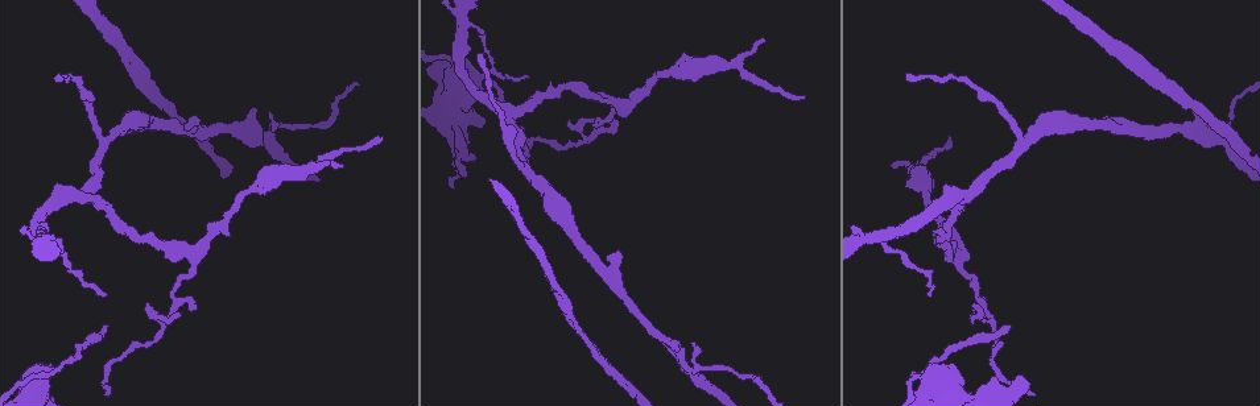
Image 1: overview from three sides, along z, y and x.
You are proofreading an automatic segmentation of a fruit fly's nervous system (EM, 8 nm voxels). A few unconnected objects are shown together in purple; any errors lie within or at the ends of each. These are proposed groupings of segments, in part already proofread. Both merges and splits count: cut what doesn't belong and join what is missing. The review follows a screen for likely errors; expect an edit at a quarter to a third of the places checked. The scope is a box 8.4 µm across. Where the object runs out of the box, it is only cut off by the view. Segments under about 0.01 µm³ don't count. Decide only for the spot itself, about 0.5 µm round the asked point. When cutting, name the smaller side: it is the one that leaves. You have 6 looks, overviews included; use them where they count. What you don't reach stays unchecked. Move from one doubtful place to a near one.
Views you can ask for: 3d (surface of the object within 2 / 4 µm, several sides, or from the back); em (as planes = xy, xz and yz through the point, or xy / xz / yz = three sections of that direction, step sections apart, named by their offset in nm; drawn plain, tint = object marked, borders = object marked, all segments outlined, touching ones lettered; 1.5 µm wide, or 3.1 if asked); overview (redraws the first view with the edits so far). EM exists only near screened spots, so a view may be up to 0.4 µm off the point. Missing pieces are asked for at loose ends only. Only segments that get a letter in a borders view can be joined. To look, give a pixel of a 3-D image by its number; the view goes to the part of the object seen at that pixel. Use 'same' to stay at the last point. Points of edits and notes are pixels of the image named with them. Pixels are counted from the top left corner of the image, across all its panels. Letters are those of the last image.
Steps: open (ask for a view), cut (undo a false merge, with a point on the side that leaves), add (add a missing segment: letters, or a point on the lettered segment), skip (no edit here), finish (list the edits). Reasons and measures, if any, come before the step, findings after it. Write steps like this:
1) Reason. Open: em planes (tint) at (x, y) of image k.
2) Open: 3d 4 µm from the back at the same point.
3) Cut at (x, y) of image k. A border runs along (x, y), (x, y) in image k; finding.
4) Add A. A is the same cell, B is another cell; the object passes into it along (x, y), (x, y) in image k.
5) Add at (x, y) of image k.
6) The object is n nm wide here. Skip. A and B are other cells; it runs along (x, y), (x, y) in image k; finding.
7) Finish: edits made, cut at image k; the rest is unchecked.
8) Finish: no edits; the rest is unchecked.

Side arm on a straight run. Open: em xz step 4 (tint) at (684, 359) of image 1.

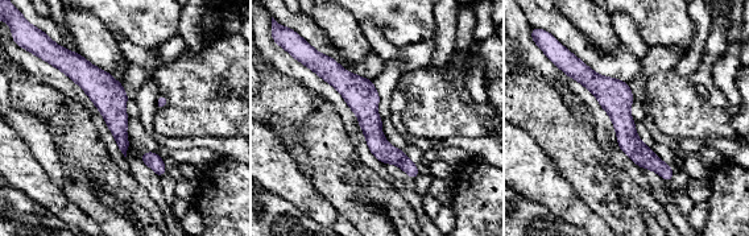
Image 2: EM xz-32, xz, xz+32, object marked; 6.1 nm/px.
Cut it another way. Open: em planes (tint) at the same point.

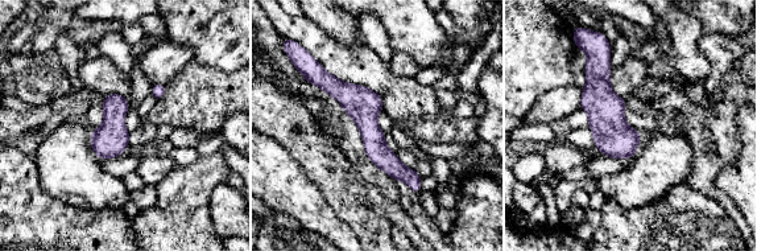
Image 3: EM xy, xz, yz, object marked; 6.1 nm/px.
See the neighbours. Open: em planes (borders) at the same point.

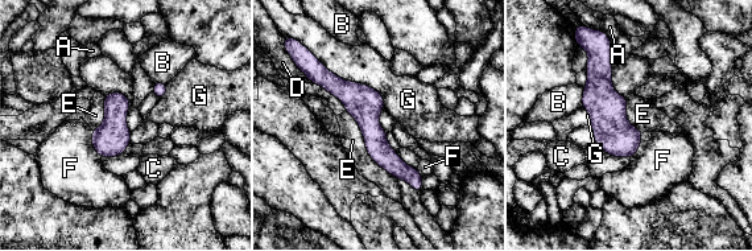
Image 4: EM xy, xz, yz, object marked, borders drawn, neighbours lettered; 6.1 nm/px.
Skip. A, B, C, D, E, F and G are other cells; it runs along (319, 78), (418, 188) in image 4; one neuron here.

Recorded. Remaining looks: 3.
Two arms in line, one across. Open: em planes (borders) at (190, 254) of image 1.

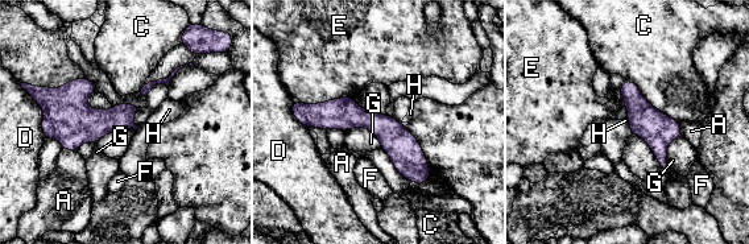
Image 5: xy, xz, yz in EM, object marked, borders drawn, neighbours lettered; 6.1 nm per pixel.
The longest contact is with C, 420 nm. Skip. A, C, D, E, F, G and H are other cells; one neuron here.

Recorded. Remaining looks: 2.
Three arms meet. Open: 3d 4 µm from the back at (877, 236) of image 1.

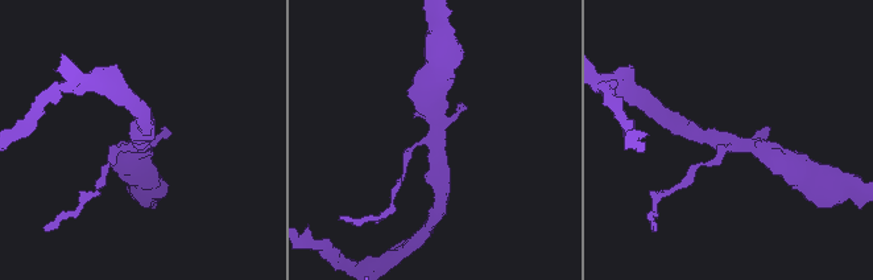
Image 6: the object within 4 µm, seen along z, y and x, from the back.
3 arms meet here; shape alone is not enough. Open: em planes (borders) at (429, 141) of image 6.

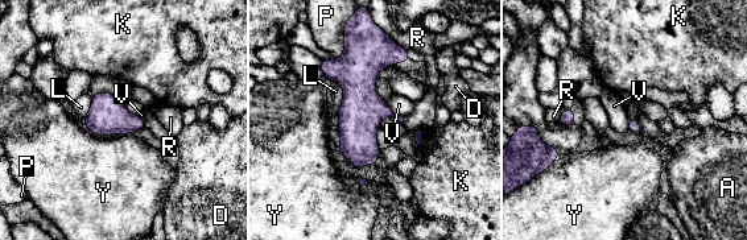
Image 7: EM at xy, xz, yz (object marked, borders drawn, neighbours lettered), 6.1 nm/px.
The object is 220 nm wide here; the longest contact is with L, 280 nm. Skip. A, D, K, L, P, R, V and Y are other cells; one neuron here.

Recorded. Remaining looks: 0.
Finish: no edits; the rest is unchecked.

